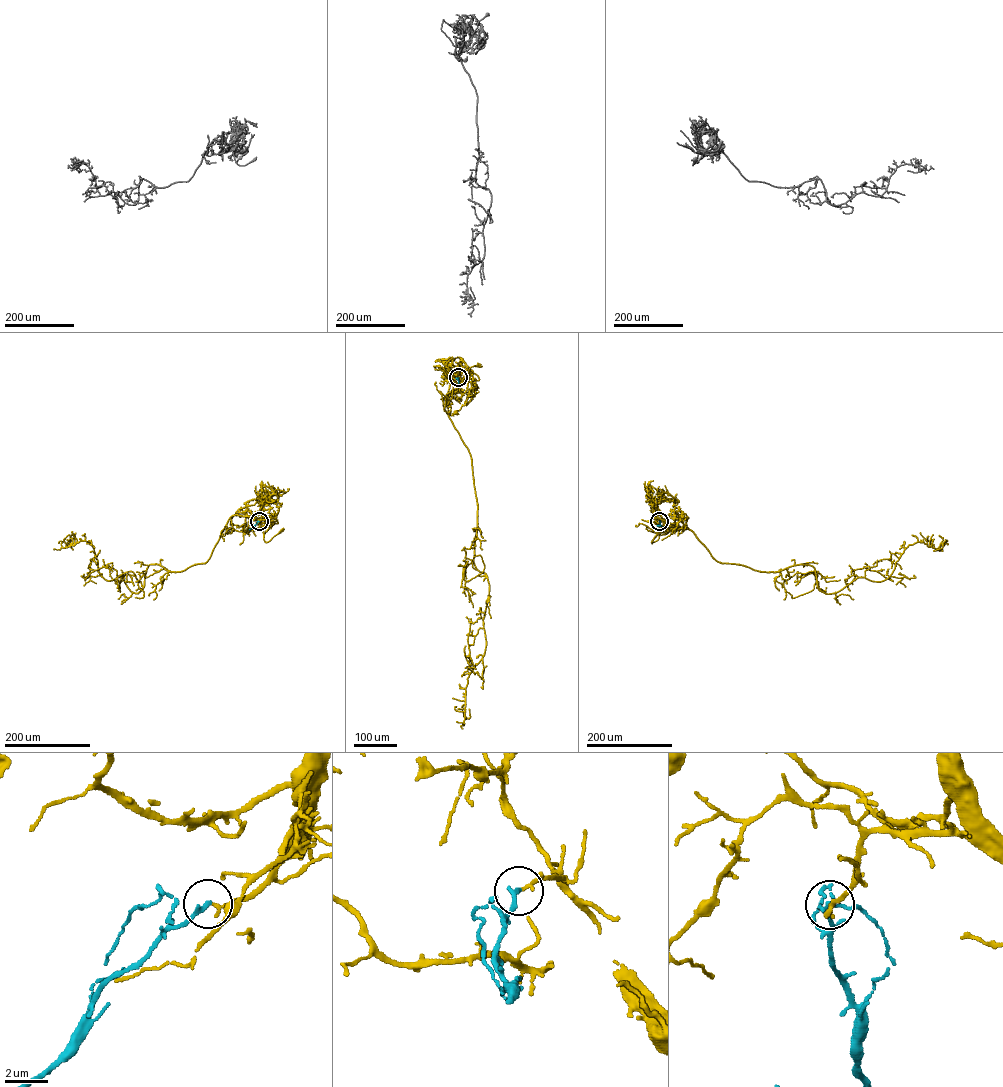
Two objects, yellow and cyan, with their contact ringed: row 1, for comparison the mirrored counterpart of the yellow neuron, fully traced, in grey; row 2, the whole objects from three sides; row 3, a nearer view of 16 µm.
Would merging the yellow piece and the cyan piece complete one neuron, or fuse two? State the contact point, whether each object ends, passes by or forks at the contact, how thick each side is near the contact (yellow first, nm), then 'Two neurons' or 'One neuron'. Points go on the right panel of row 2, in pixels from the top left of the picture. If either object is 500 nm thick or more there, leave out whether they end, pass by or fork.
Place: (659, 521). At the ring yellow passes by. At the ring cyan ends. Thickness 110 nm (yellow) against 220 nm. One neuron

